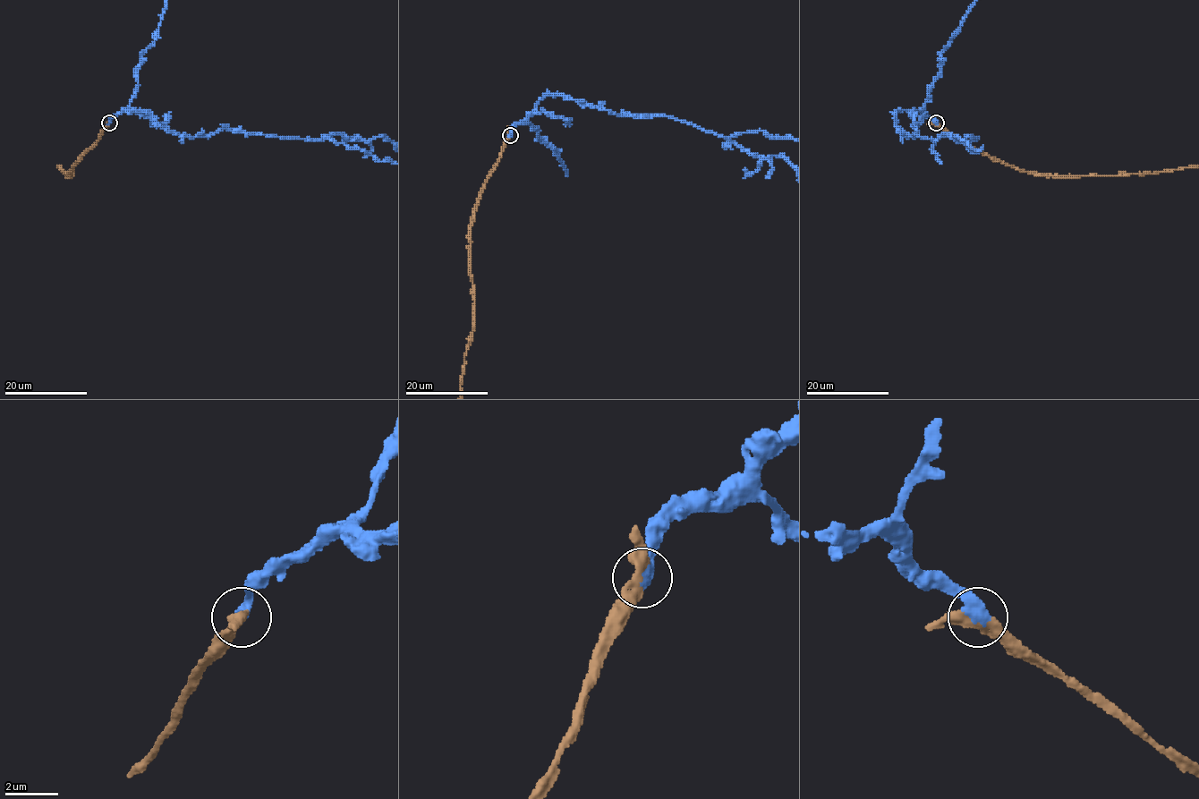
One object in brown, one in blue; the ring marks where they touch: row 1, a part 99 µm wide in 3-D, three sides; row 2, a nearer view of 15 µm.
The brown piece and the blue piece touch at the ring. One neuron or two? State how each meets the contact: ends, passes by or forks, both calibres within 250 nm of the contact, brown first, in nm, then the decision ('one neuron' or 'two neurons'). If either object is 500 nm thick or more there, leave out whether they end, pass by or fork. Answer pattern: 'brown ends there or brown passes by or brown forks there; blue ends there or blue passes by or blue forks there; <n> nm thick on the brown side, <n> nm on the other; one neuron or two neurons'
340 nm thick on the brown side, 550 nm on the other; one neuron

